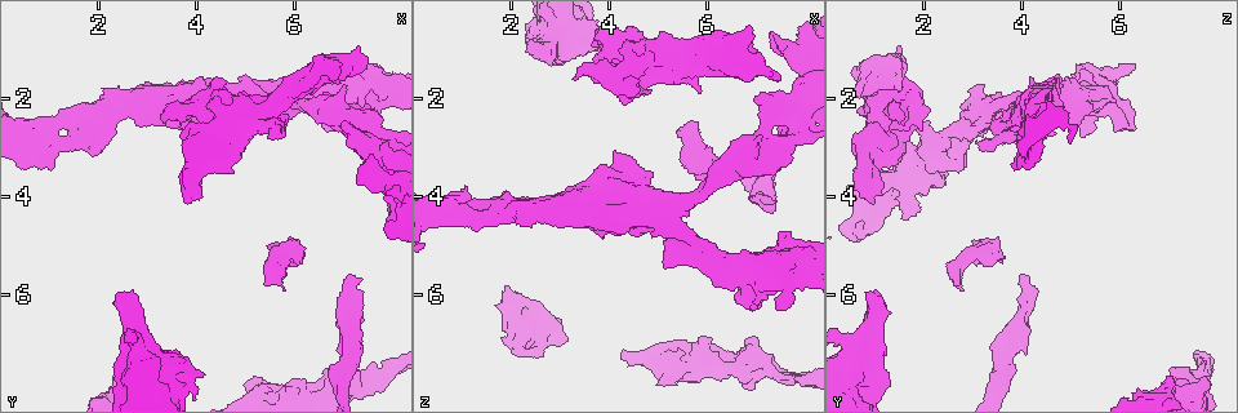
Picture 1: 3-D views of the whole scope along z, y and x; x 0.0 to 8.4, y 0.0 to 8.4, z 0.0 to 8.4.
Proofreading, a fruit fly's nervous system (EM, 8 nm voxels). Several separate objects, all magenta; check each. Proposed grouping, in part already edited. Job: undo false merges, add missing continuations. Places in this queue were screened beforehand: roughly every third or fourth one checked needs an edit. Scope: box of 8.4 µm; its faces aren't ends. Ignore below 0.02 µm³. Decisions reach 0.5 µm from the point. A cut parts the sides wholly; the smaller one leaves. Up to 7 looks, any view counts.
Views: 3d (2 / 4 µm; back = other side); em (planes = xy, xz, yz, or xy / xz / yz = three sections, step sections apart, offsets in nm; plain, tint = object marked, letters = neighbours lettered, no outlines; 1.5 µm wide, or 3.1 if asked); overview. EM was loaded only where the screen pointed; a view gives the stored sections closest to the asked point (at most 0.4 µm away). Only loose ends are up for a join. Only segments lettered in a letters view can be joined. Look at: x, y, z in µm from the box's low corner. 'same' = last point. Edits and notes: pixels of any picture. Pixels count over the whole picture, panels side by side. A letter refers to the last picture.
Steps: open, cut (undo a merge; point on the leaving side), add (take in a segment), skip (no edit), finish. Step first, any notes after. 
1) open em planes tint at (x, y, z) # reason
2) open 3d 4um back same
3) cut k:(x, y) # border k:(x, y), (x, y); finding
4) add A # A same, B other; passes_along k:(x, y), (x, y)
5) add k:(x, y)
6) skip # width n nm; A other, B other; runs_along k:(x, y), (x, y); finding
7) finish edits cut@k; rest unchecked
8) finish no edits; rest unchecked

open em planes plain at (2.45, 7.65, 6.95) # an open end

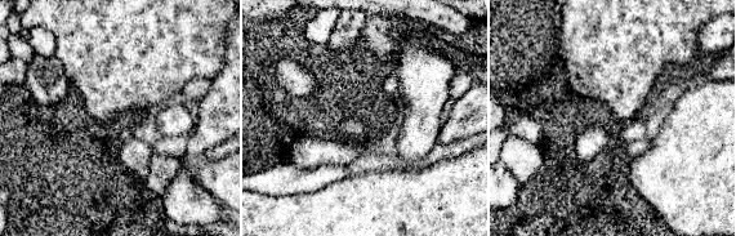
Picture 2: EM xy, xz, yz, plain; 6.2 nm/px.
open em planes letters same

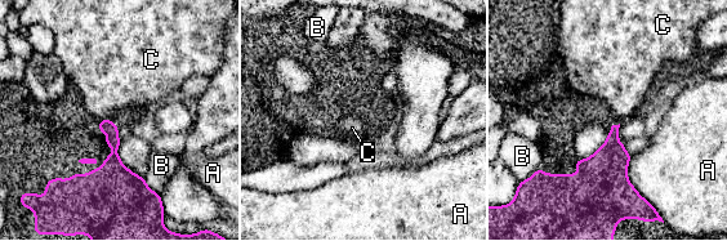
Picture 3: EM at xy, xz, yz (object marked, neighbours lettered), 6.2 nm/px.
skip # A other, B other, C other; border 3:(106, 117), (110, 119); none of them fits

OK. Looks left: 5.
open em planes letters at (3.85, 4.20, 1.00) # stops while still wide

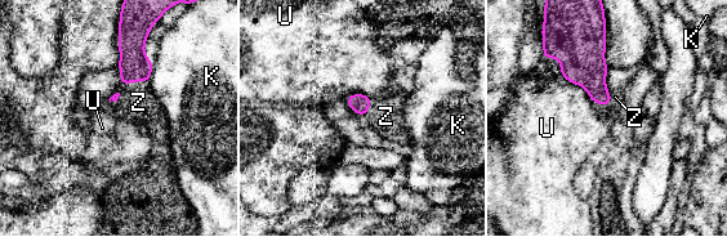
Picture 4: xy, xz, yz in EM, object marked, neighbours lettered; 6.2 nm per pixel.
add Z # K other, U other, Z same; passes_along 4:(134, 66), (133, 81), (138, 102); it goes on there

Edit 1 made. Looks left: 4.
open overview # see it whole again

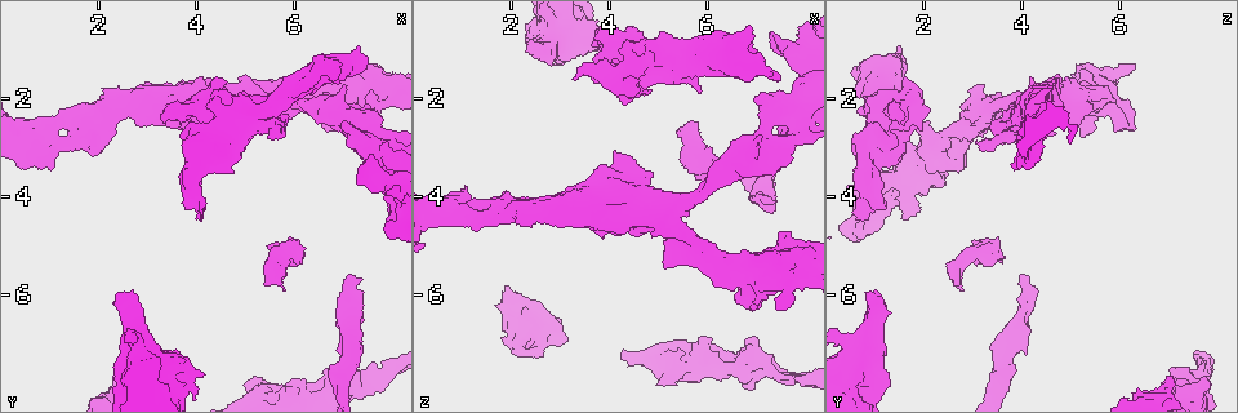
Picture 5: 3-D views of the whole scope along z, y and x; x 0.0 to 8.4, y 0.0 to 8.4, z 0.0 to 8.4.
open em planes letters at (7.45, 1.35, 1.65)

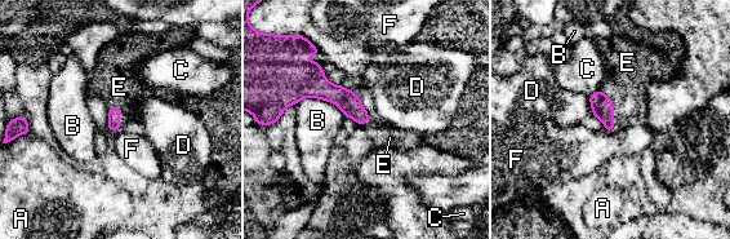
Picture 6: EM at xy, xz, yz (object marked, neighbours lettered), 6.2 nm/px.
add E # A other, B other, C other, D other, E same, F other; passes_along 6:(601, 105), (613, 109), (624, 71); the neuron continues

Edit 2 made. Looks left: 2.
finish edits add@4, add@6; rest unchecked

